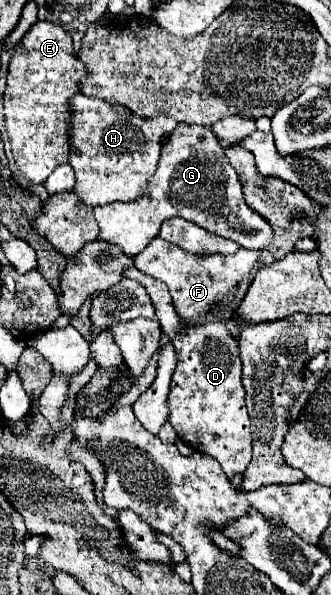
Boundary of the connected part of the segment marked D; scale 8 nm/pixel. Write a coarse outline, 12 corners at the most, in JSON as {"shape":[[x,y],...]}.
{"shape":[[161,281],[145,285],[177,351],[169,423],[227,477],[253,437],[235,337],[223,321],[185,331]]}

